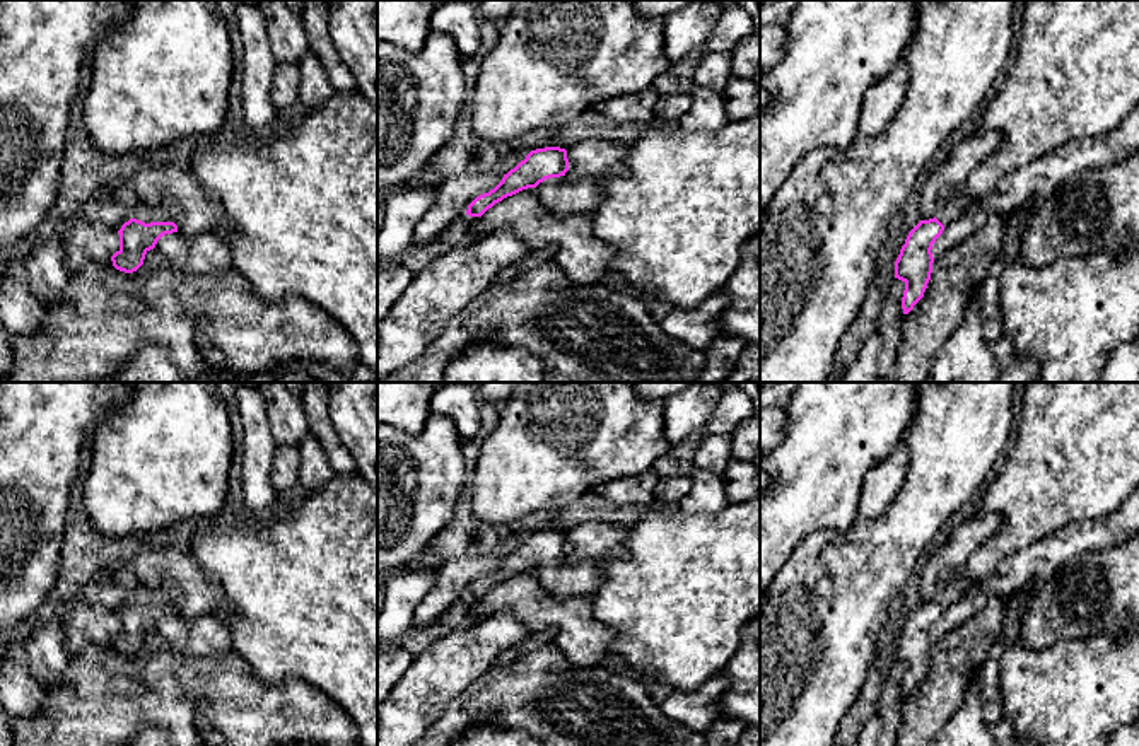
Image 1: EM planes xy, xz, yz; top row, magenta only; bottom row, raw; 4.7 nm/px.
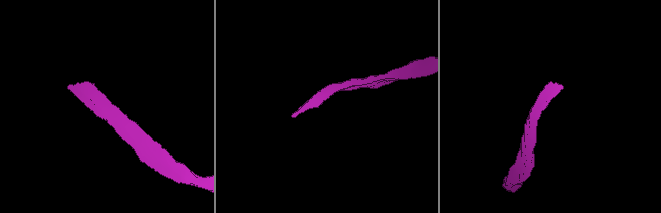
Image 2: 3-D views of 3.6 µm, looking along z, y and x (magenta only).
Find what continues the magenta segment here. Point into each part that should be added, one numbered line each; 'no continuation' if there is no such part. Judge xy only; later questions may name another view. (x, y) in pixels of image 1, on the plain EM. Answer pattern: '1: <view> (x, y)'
1: xy (147, 596)

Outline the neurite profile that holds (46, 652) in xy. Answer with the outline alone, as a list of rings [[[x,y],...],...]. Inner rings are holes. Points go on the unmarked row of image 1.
[[[50,621],[22,645],[36,681],[43,686],[58,686],[61,683],[61,674],[72,659],[72,652],[67,650],[63,628],[58,623]]]

